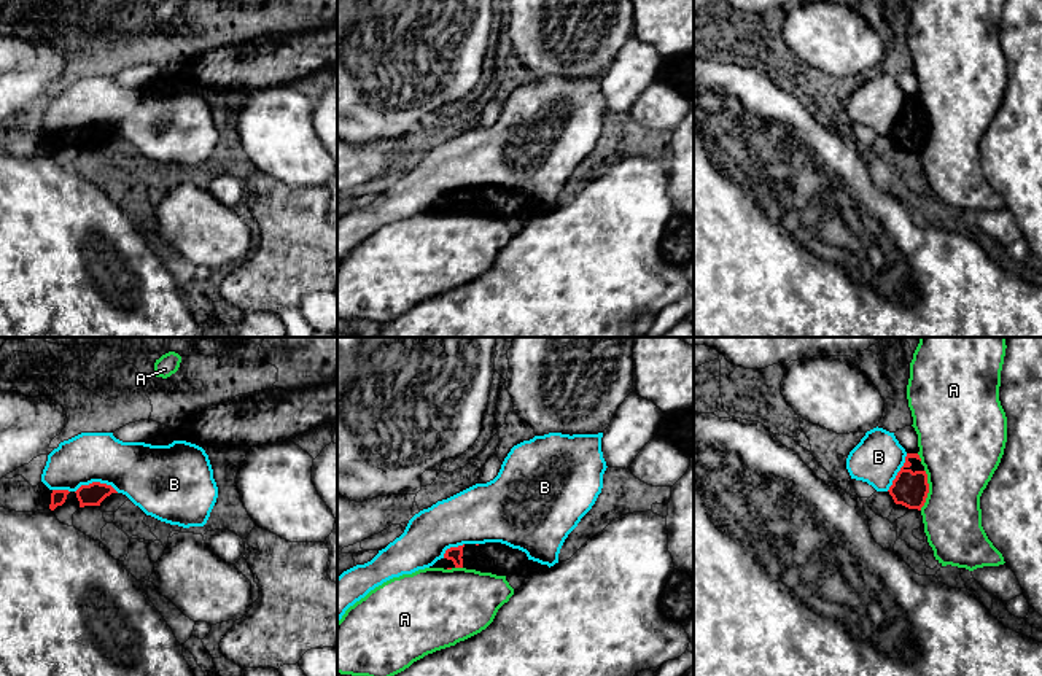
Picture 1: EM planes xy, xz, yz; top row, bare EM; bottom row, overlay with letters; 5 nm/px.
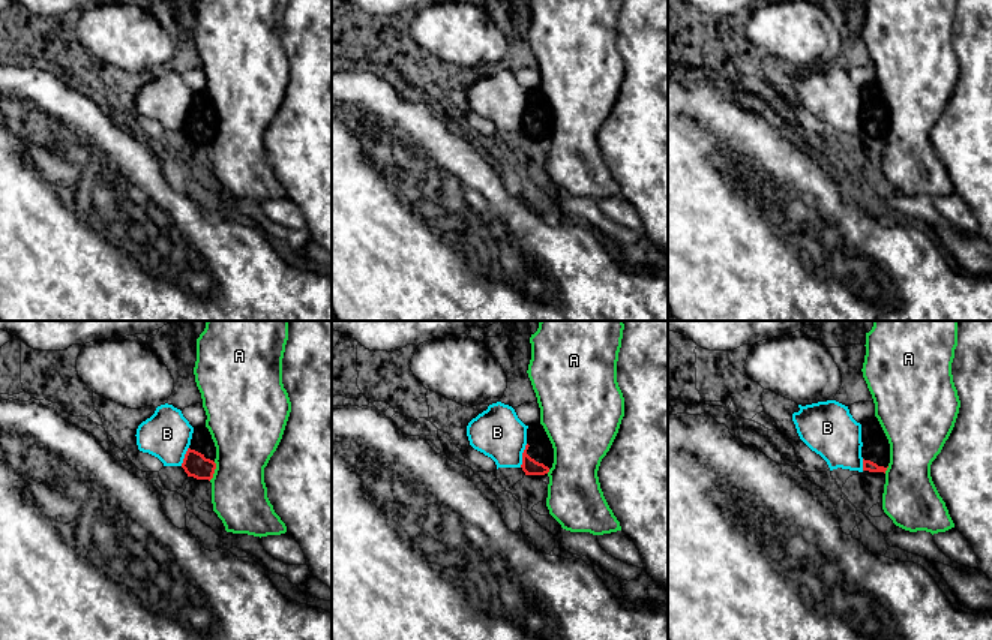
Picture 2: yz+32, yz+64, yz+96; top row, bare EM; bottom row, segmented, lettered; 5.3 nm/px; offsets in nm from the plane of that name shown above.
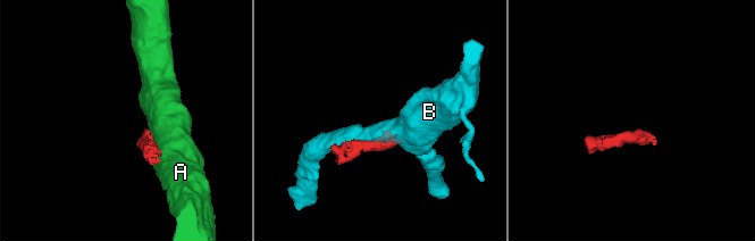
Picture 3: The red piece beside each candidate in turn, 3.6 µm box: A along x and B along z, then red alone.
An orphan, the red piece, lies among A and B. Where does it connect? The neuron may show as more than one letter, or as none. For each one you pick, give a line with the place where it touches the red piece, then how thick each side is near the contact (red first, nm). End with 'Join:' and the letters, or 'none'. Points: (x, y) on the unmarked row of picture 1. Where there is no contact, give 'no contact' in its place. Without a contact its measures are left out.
Join: none

